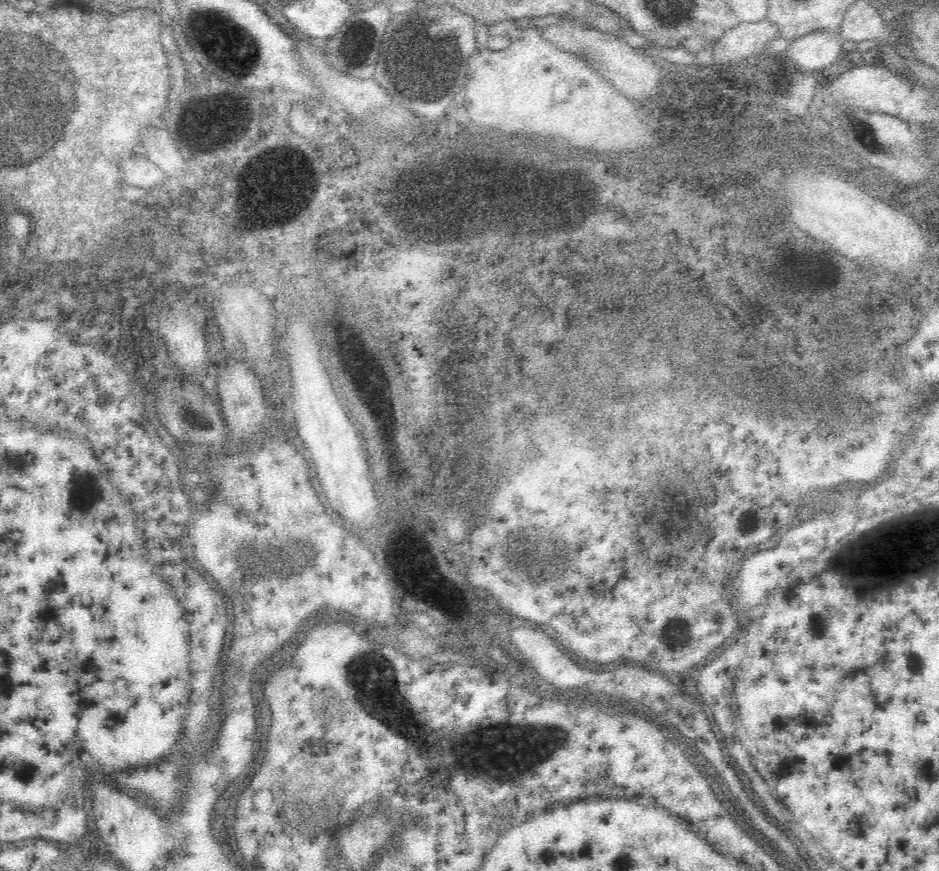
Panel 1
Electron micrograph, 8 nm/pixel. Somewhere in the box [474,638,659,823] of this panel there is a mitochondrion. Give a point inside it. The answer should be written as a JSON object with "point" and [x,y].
{"point":[518,754]}

